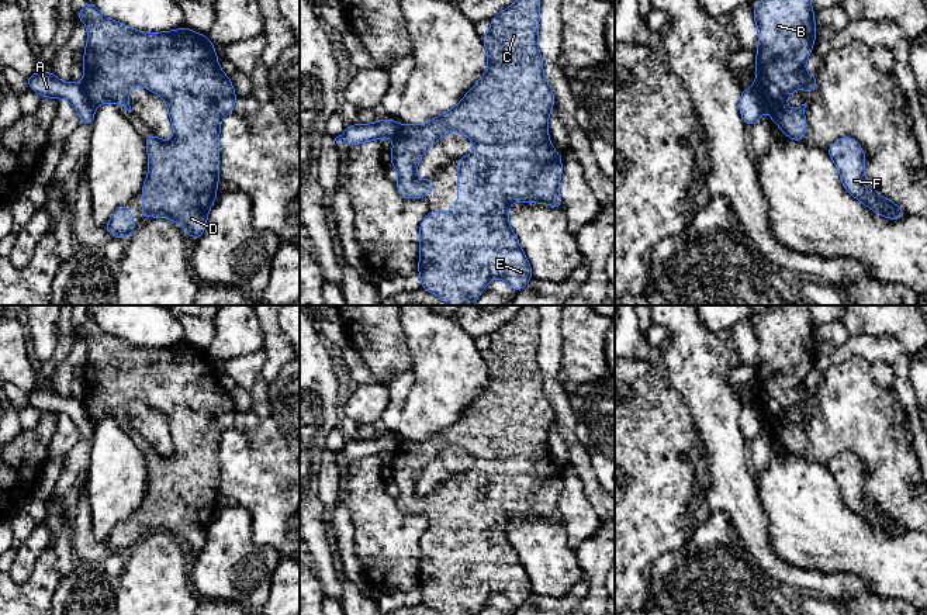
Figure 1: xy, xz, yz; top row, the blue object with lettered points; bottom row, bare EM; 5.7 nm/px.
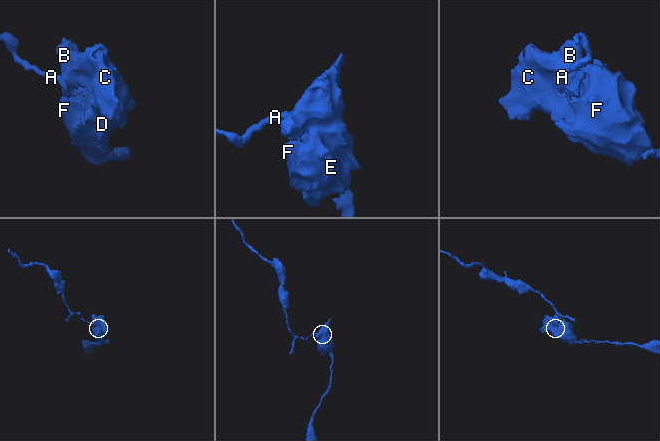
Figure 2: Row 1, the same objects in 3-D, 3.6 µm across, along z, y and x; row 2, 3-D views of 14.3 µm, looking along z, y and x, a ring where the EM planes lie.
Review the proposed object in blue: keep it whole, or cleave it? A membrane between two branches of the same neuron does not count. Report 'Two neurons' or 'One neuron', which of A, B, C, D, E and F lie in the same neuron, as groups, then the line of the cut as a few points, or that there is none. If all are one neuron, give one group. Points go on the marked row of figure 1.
Two neurons. Groups: A / B C D E F. Split along xy (80, 85), (93, 109)

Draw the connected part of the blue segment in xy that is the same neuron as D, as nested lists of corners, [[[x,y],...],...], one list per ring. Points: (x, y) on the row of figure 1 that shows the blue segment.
[[[87,0],[77,13],[76,20],[83,21],[89,28],[84,53],[84,82],[83,90],[93,108],[110,101],[117,106],[124,104],[128,111],[129,89],[139,84],[166,101],[174,138],[165,142],[155,134],[143,137],[148,148],[149,169],[146,182],[142,186],[142,215],[166,217],[180,224],[187,235],[198,241],[205,231],[207,214],[217,198],[217,183],[219,180],[219,127],[221,120],[234,111],[236,94],[231,79],[221,70],[217,52],[207,35],[197,34],[187,27],[167,32],[141,32],[125,24],[117,23],[97,10]]]

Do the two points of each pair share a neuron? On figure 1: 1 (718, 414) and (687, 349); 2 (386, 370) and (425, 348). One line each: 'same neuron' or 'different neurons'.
1: same neuron
2: different neurons

